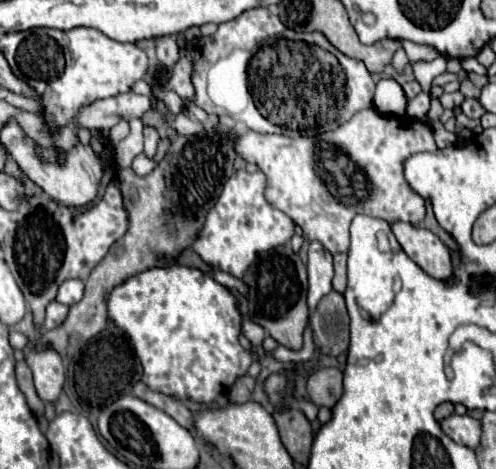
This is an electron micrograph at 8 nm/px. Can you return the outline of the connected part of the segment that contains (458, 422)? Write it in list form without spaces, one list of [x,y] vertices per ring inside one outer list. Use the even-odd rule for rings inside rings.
[[[452,414],[450,418],[442,420],[440,426],[458,444],[464,444],[468,448],[476,448],[476,444],[480,444],[480,422],[470,416]]]

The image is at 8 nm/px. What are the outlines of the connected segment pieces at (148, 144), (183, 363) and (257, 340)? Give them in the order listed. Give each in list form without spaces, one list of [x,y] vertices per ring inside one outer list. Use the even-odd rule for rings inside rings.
[[[144,128],[144,154],[148,154],[150,158],[156,154],[156,144],[158,144],[158,132],[154,128]]]
[[[152,268],[130,278],[112,290],[108,298],[108,314],[110,320],[130,336],[144,368],[142,382],[156,392],[210,404],[220,394],[230,390],[238,378],[246,376],[252,364],[252,355],[240,345],[238,339],[241,331],[238,298],[210,274],[196,268]]]
[[[248,318],[242,320],[242,334],[252,342],[252,346],[260,346],[266,336],[264,328],[260,328],[260,324],[252,324],[252,320]]]

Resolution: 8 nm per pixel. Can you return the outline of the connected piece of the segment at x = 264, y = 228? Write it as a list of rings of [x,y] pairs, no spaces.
[[[236,170],[228,178],[220,198],[208,212],[206,224],[194,244],[196,254],[206,264],[242,278],[244,272],[250,268],[250,256],[290,242],[290,238],[294,236],[294,222],[264,200],[264,182],[266,180],[262,172],[250,174],[246,170]]]

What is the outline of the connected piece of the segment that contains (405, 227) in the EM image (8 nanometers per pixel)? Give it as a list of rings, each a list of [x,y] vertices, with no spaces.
[[[392,222],[390,224],[396,240],[402,250],[432,278],[446,280],[452,276],[452,262],[448,246],[430,230],[420,230],[408,222]]]

